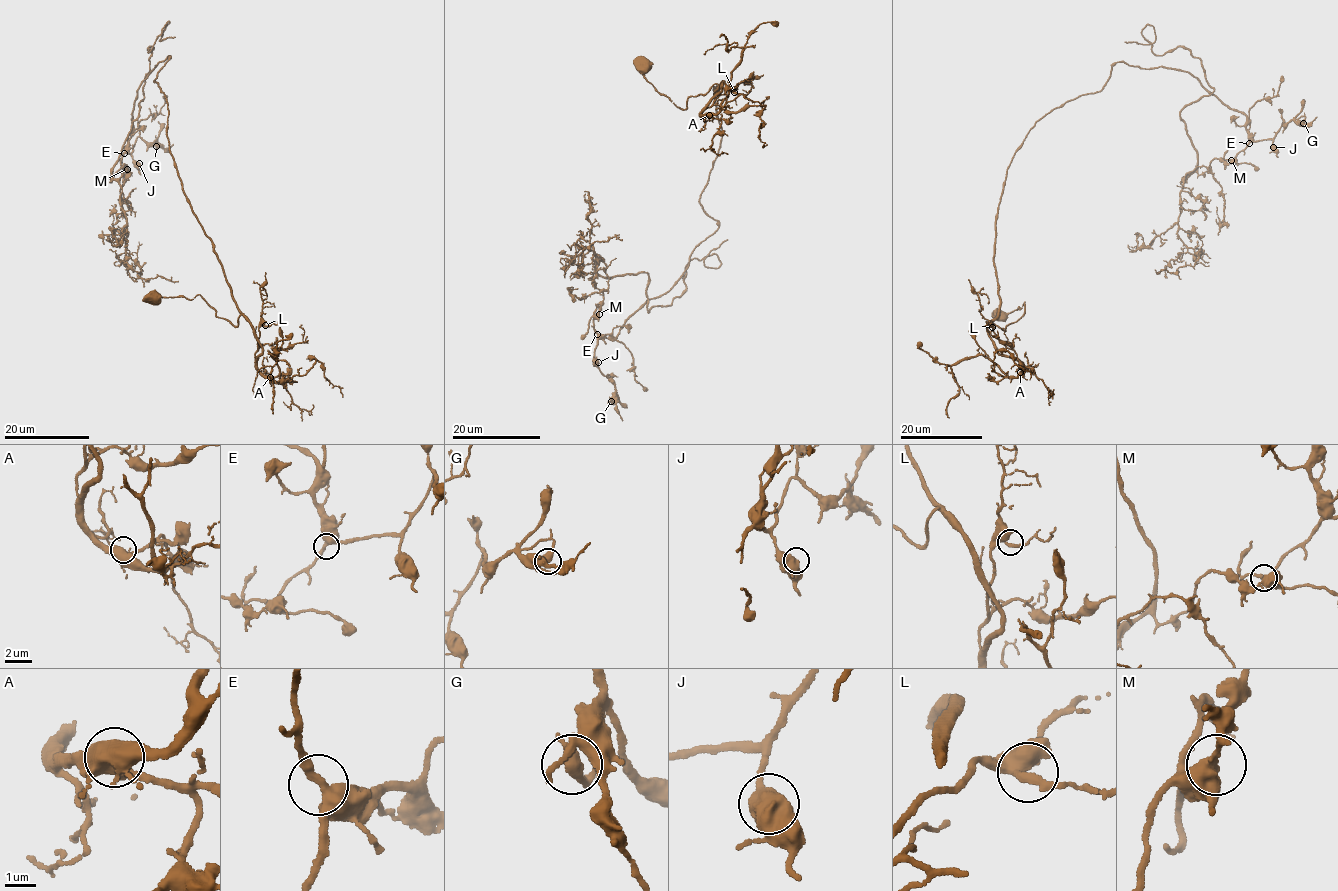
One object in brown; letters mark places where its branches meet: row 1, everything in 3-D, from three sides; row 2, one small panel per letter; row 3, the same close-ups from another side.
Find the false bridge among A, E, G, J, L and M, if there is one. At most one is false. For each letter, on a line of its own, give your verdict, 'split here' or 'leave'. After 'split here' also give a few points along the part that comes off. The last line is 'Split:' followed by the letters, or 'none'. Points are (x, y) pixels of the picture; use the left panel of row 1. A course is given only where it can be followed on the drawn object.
A: leave
E: leave
G: leave
J: leave
L: leave
M: split here | (127, 169), (124, 163), (112, 177), (143, 101), (148, 47), (168, 21), (160, 40), (175, 37)
Split: M

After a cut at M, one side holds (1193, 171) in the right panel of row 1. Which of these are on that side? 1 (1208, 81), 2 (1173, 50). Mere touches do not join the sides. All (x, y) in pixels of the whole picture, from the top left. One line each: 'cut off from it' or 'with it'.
1: with it
2: with it

